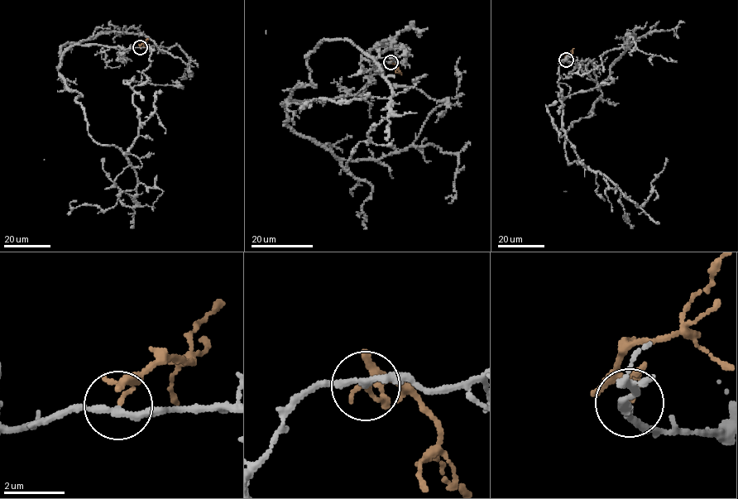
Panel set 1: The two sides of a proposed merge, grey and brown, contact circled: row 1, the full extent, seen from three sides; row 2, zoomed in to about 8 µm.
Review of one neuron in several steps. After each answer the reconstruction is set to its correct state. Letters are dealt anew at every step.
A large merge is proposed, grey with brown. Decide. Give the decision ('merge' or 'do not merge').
do not merge

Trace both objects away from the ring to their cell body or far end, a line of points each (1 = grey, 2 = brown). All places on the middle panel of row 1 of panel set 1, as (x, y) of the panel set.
1: (390, 62), (360, 93), (283, 106), (324, 39), (375, 58), (390, 38), (371, 56), (446, 103), (435, 122)
2: (390, 62), (394, 62), (402, 74)

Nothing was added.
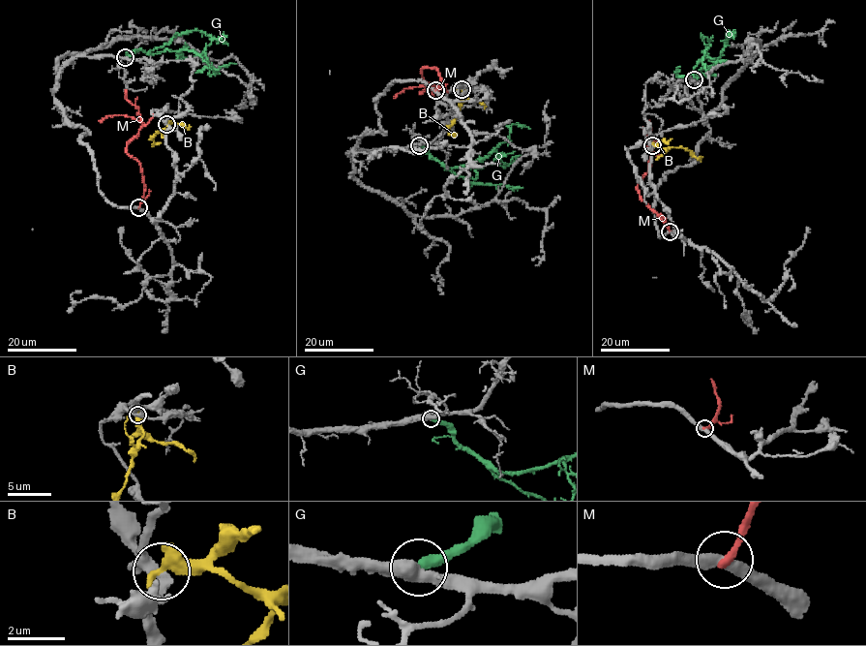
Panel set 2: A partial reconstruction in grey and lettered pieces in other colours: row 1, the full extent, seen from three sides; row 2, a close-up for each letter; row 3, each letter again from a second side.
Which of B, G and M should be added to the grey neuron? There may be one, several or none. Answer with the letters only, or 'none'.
G

